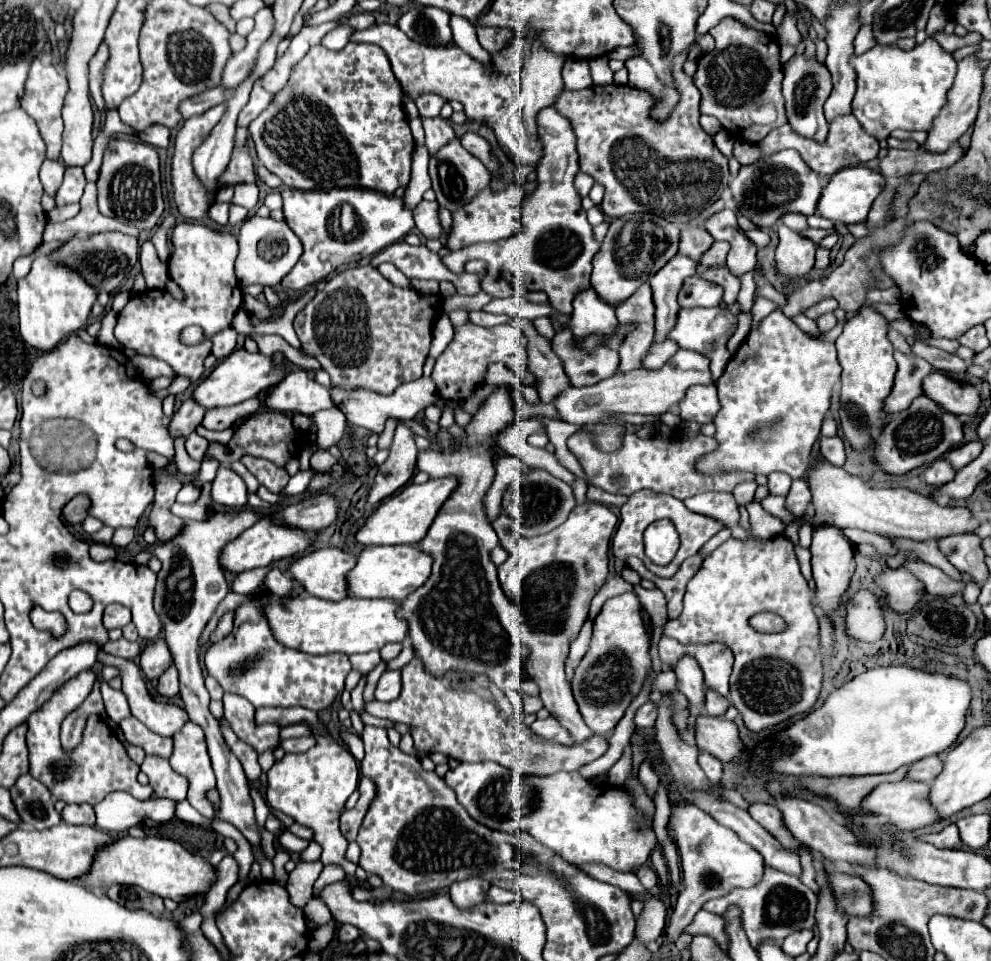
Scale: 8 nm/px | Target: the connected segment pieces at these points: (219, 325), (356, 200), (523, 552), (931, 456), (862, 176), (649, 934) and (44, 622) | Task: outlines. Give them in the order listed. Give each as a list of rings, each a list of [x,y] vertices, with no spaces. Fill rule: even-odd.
[[[181,222],[171,234],[173,252],[169,258],[171,278],[183,288],[185,300],[175,300],[169,292],[147,290],[133,296],[129,304],[119,312],[115,338],[125,346],[137,350],[137,354],[149,354],[165,360],[175,374],[187,376],[197,382],[205,368],[203,360],[211,354],[211,338],[223,328],[231,326],[235,312],[243,302],[243,292],[235,280],[235,258],[237,258],[237,238],[229,232],[211,230],[199,222]],[[197,228],[201,228],[201,240],[197,240]],[[187,324],[199,324],[205,332],[201,344],[183,344],[179,334]]]
[[[285,188],[283,192],[283,214],[285,214],[285,222],[293,228],[293,232],[299,236],[301,244],[303,244],[303,254],[299,258],[299,262],[295,264],[295,268],[281,280],[281,286],[285,290],[303,290],[319,280],[323,280],[325,276],[329,276],[331,272],[339,270],[341,266],[353,264],[359,258],[367,258],[371,254],[381,252],[383,248],[387,248],[389,244],[401,240],[405,234],[405,242],[411,246],[419,246],[421,240],[417,234],[409,234],[413,230],[413,212],[405,206],[401,196],[387,196],[381,192],[373,192],[367,188],[333,188],[333,190],[291,190]]]
[[[585,502],[571,510],[563,526],[535,538],[513,536],[511,530],[501,528],[501,520],[503,514],[493,522],[501,546],[509,552],[509,560],[501,568],[535,568],[535,572],[523,580],[521,610],[525,624],[539,638],[529,644],[531,652],[525,660],[525,670],[537,686],[541,686],[539,694],[545,708],[575,736],[575,742],[579,744],[581,740],[589,740],[593,732],[577,710],[577,702],[565,678],[565,660],[571,642],[577,638],[589,616],[593,596],[609,576],[609,542],[617,526],[617,516],[603,504]]]
[[[925,394],[915,398],[913,404],[899,414],[895,414],[875,444],[877,464],[889,472],[889,474],[907,474],[909,470],[915,470],[923,464],[931,464],[937,458],[945,456],[949,450],[957,448],[963,440],[963,424],[961,420],[947,412],[945,408],[939,408],[937,402],[927,398]]]
[[[851,166],[839,170],[823,190],[823,196],[819,200],[819,214],[823,218],[829,218],[833,222],[843,222],[843,224],[863,224],[867,220],[867,214],[875,202],[875,198],[883,192],[885,188],[885,176],[877,170],[871,170],[867,166]]]
[[[657,898],[645,902],[645,912],[637,918],[637,936],[643,944],[657,940],[665,930],[665,906]]]
[[[35,606],[31,610],[31,620],[33,620],[35,628],[51,628],[55,632],[55,636],[63,634],[65,620],[59,612],[45,612],[41,606]]]

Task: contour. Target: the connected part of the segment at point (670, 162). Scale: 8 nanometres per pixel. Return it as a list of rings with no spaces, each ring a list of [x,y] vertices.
[[[687,52],[675,58],[675,84],[679,88],[681,100],[673,112],[673,116],[659,124],[649,118],[653,108],[653,96],[629,86],[591,86],[585,90],[565,92],[559,98],[559,110],[571,120],[573,130],[577,134],[577,150],[579,150],[579,166],[583,174],[589,174],[597,184],[605,188],[601,210],[611,218],[619,218],[635,212],[655,212],[673,224],[689,224],[697,218],[705,208],[709,208],[715,200],[721,198],[721,192],[729,184],[729,168],[727,158],[713,144],[713,138],[699,124],[699,90],[693,80],[681,70],[687,59]]]

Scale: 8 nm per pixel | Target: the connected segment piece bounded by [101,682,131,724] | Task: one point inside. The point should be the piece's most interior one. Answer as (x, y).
(117, 708)

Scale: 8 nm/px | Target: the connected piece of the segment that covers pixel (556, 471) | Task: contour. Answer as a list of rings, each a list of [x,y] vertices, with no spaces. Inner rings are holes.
[[[519,419],[513,421],[511,426],[503,428],[493,440],[495,440],[495,444],[503,452],[511,456],[517,456],[527,466],[531,466],[531,468],[535,468],[535,466],[539,468],[541,466],[547,472],[551,472],[553,476],[563,478],[567,484],[573,484],[575,482],[575,474],[571,474],[569,470],[561,466],[553,453],[549,453],[548,451],[535,451],[527,443],[527,436],[529,434],[535,434],[535,432],[545,432],[545,428],[543,428],[543,424],[539,420]]]

